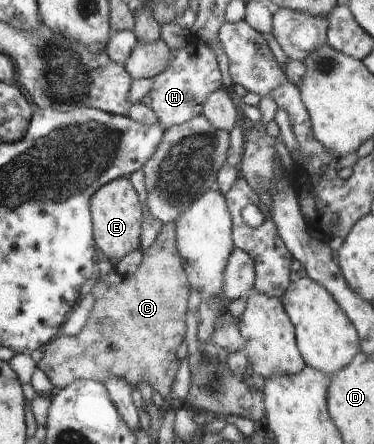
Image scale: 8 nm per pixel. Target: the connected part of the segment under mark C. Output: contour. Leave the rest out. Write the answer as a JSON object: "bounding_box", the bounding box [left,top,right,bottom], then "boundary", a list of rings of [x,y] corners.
{"bounding_box":[36,223,190,401],"boundary":[[[176,223],[160,224],[158,229],[155,241],[142,254],[141,263],[134,274],[122,276],[121,282],[115,286],[109,286],[101,278],[94,283],[90,293],[95,296],[95,304],[81,332],[69,337],[59,334],[42,349],[44,356],[36,365],[47,375],[55,391],[63,390],[73,381],[83,378],[103,383],[105,378],[115,377],[123,378],[133,387],[139,386],[145,380],[165,401],[169,398],[173,378],[179,366],[177,346],[185,338],[185,315],[188,312],[190,284],[177,250]]]}

